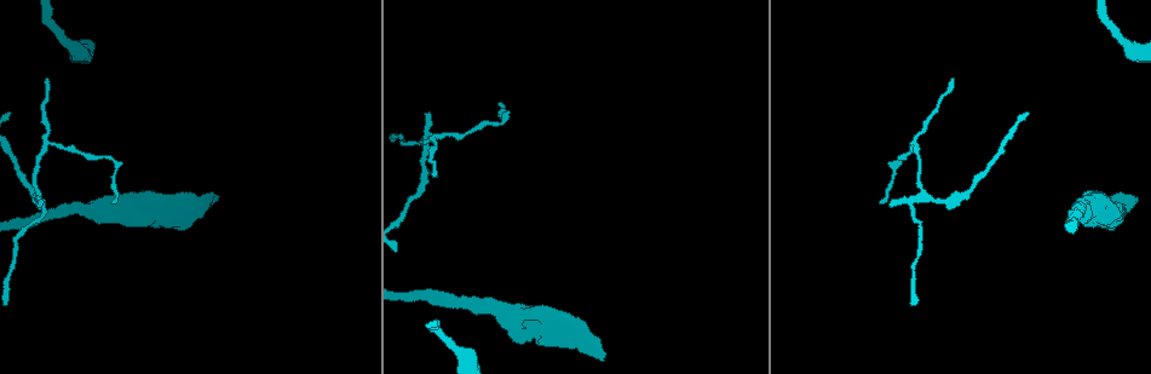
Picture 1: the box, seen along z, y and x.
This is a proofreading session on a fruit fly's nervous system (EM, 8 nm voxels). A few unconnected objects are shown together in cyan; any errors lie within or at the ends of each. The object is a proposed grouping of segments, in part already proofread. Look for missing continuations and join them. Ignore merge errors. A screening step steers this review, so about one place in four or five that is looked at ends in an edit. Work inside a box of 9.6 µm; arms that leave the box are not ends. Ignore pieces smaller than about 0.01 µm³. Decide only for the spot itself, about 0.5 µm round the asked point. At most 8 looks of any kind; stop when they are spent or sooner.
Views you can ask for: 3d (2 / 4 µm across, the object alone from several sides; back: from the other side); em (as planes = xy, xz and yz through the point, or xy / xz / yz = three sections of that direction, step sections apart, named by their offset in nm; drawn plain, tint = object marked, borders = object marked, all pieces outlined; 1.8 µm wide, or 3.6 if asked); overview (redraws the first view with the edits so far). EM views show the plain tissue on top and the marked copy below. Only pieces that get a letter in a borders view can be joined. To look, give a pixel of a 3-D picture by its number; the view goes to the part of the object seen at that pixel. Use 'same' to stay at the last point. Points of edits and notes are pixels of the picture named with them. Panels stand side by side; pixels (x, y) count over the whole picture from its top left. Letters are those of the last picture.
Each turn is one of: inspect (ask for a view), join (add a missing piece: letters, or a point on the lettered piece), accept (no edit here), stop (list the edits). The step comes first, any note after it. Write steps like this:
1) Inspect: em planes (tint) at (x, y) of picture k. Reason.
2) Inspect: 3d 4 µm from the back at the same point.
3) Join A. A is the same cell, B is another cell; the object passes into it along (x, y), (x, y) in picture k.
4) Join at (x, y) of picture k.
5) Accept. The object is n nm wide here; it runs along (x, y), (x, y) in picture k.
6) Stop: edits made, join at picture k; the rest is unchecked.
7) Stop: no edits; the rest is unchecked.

Inspect: 3d 2 µm at (42, 205) of picture 1. An open end.

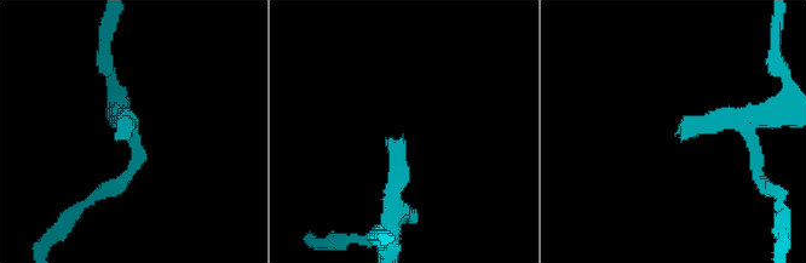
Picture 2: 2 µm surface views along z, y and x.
Inspect: em planes (borders) at (676, 133) of picture 2.

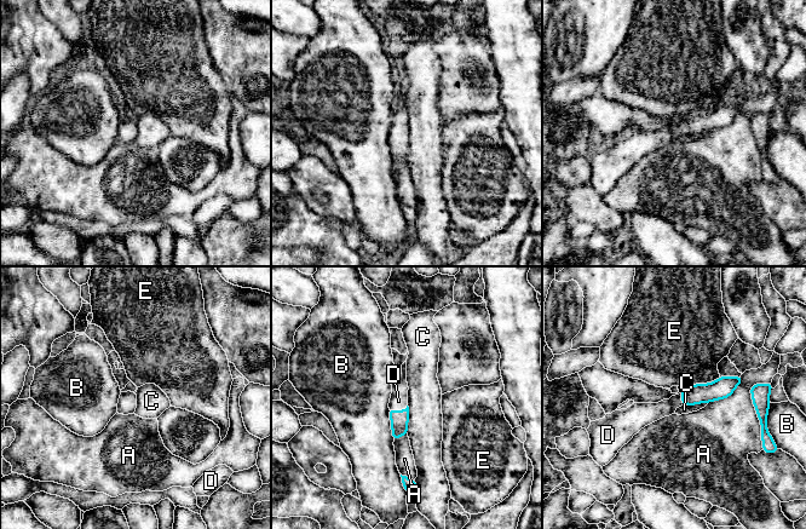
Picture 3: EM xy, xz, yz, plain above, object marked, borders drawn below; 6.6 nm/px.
Join at (398, 401) of picture 3. The object is 120 nm wide here; D is the same cell, A, B, C and E are other cells; the object passes into it along (399, 419), (398, 410), (398, 401) in picture 3; the neuron continues.

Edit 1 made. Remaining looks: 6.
Inspect: overview.

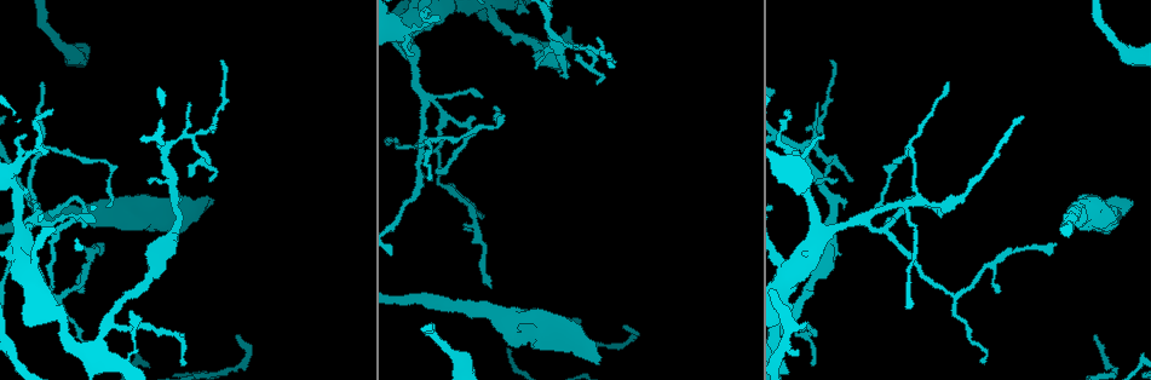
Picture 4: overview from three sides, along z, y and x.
Inspect: 3d 2 µm at (427, 179) of picture 4. Branch stops here.

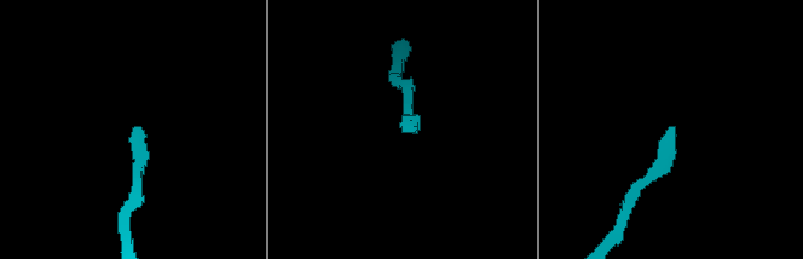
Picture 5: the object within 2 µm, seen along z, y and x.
Inspect: em yz step 16 (borders) at (670, 130) of picture 5.

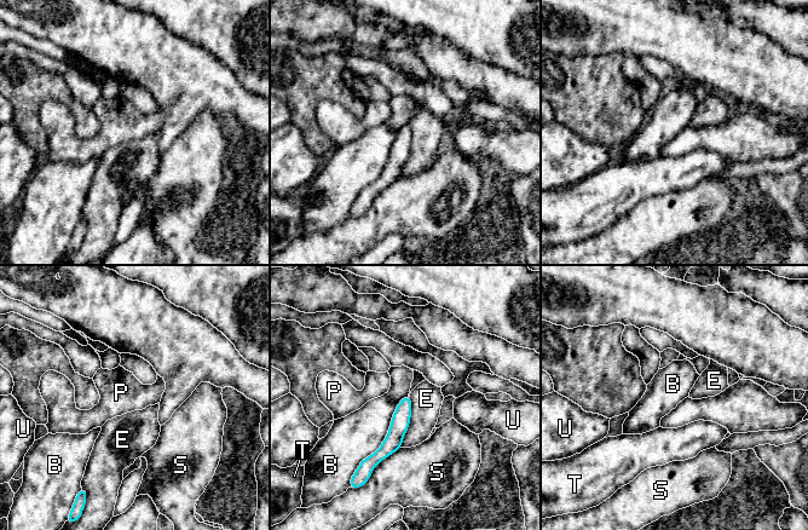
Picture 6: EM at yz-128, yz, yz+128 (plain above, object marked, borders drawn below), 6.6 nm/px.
Accept. The object is 130 nm wide here; B, E, P, S, T and U are other cells; it runs along (407, 399), (393, 441), (368, 462) in picture 6; no lettered piece goes on from it.

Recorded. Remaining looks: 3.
Inspect: 3d 4 µm at (496, 315) of picture 4. A fork.

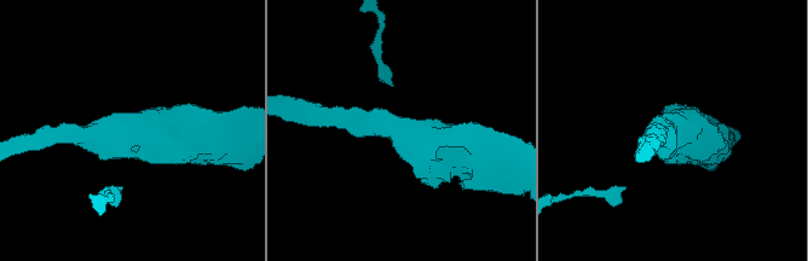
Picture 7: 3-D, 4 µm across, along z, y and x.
Inspect: em 3.6 µm planes (borders) at (133, 132) of picture 7.

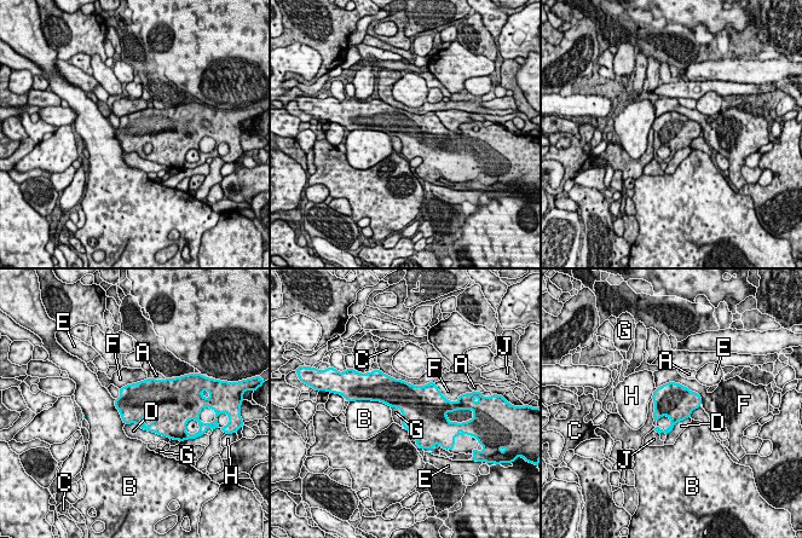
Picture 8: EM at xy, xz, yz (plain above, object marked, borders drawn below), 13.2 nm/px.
Accept. A, B, C, D, E, F, G, H and J are other cells; a border runs along (391, 406), (399, 410), (403, 426) in picture 8; no lettered piece goes on from it.

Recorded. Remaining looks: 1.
Stop: edits made, join at picture 3; the rest is unchecked.

